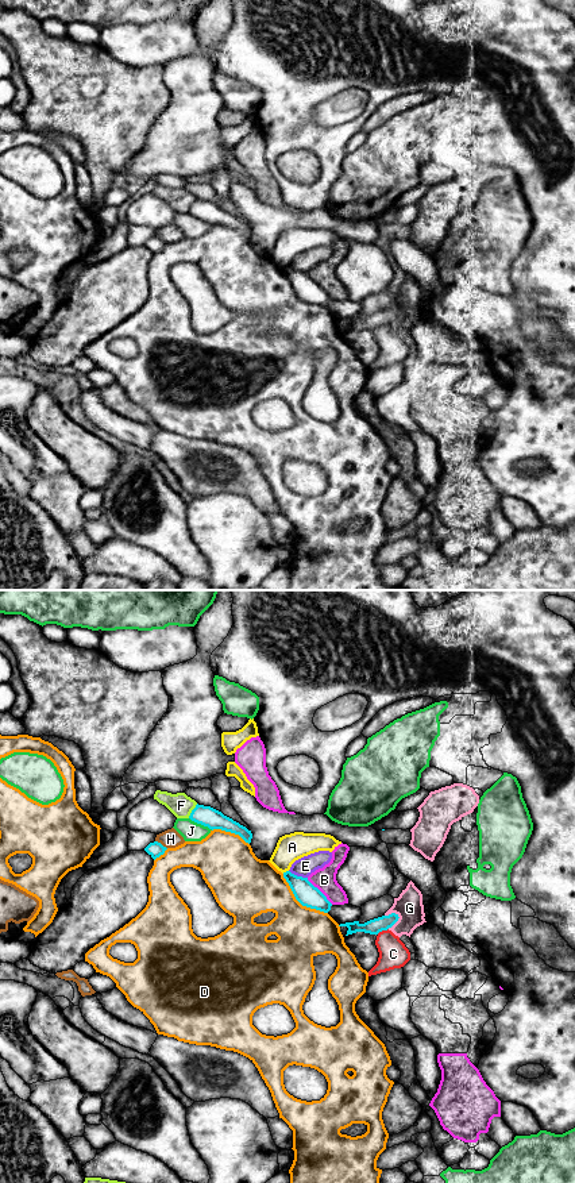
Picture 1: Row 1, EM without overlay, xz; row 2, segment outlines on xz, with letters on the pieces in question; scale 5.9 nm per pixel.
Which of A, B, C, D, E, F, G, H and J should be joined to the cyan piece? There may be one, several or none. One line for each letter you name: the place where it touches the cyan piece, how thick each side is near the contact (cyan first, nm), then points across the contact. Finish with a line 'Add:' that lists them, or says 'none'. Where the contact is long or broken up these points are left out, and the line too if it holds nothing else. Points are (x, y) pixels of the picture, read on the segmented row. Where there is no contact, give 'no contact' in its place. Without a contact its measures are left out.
Add: none

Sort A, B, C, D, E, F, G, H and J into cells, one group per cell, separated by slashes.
A / B / C / D / E / F / G / H / J

